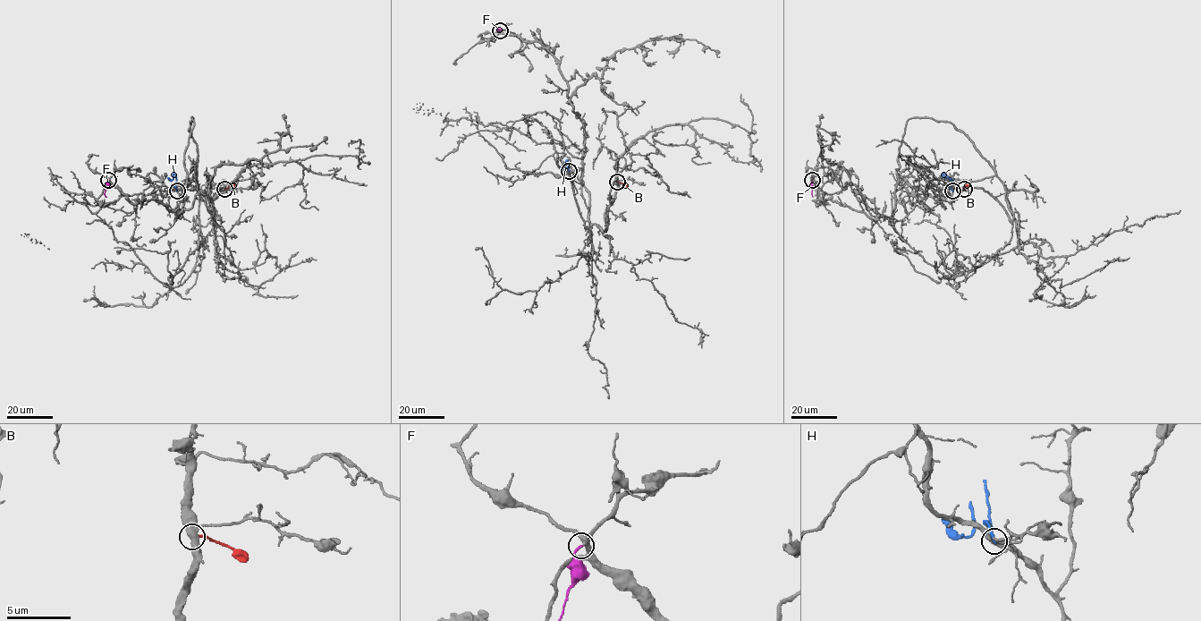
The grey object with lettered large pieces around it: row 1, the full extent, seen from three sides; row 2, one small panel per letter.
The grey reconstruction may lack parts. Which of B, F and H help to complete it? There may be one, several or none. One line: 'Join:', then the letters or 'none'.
Join: F

